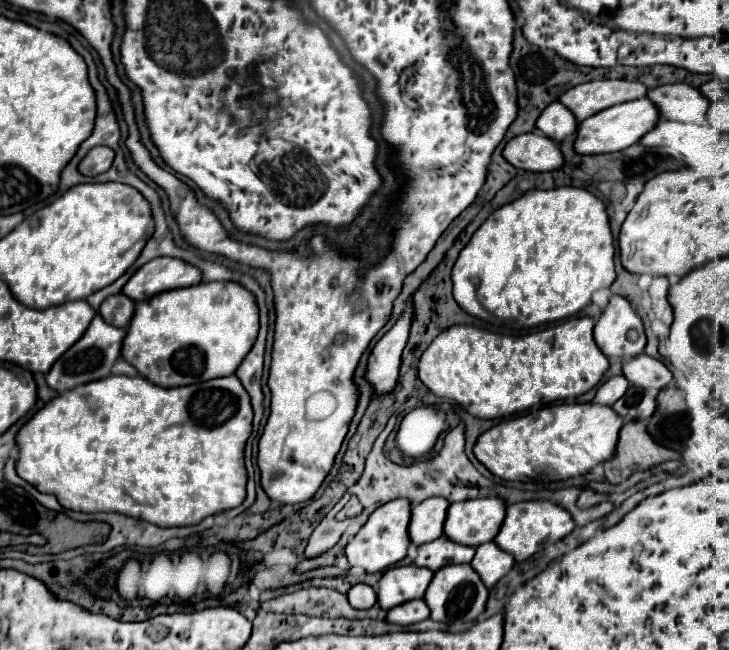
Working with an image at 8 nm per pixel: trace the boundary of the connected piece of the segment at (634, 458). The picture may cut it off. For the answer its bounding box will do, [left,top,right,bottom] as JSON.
[603,420,681,484]

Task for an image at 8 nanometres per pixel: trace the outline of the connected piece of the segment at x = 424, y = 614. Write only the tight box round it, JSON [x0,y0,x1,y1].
[387,598,429,624]

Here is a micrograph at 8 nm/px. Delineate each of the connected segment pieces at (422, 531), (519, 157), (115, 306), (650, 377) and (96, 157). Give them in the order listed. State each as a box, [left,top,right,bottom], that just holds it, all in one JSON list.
[[409,498,449,546],[503,132,563,172],[99,294,133,330],[623,354,673,390],[79,146,115,176]]

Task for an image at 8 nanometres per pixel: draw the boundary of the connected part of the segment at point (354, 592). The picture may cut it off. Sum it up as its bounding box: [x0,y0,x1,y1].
[347,584,377,610]

